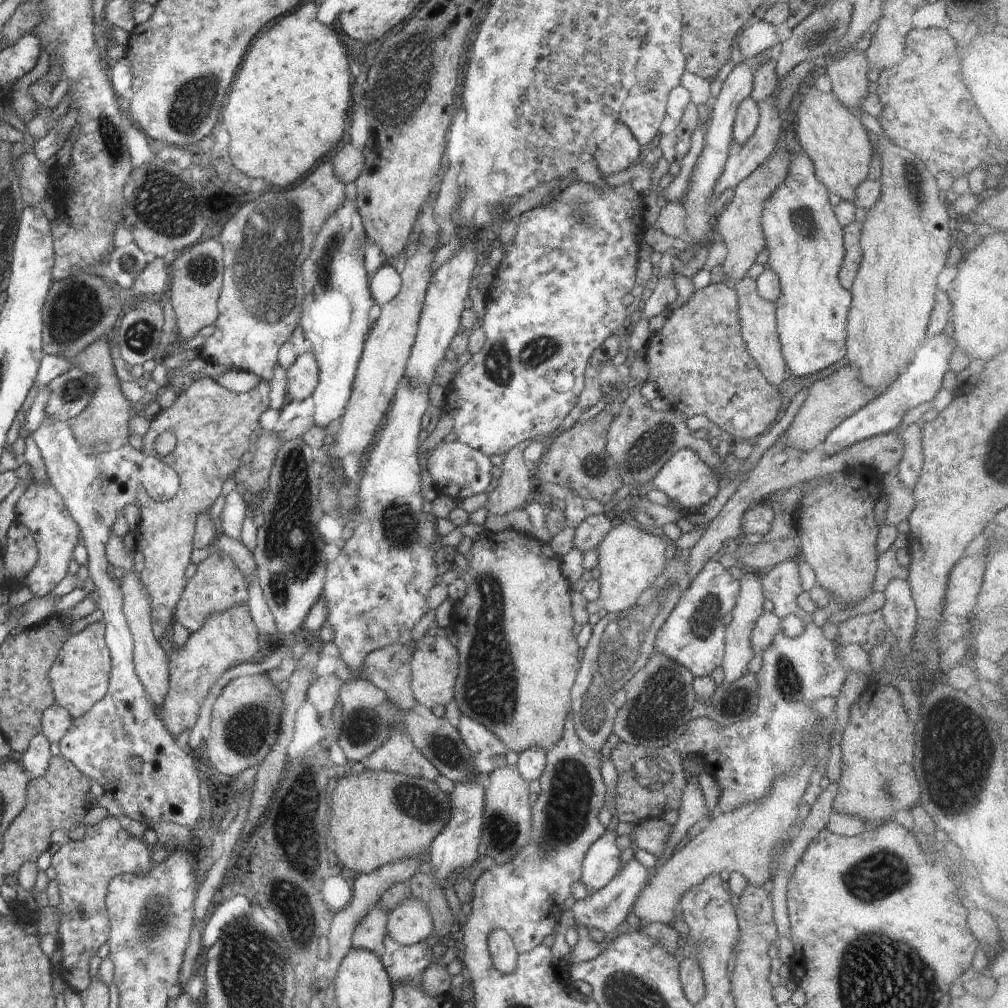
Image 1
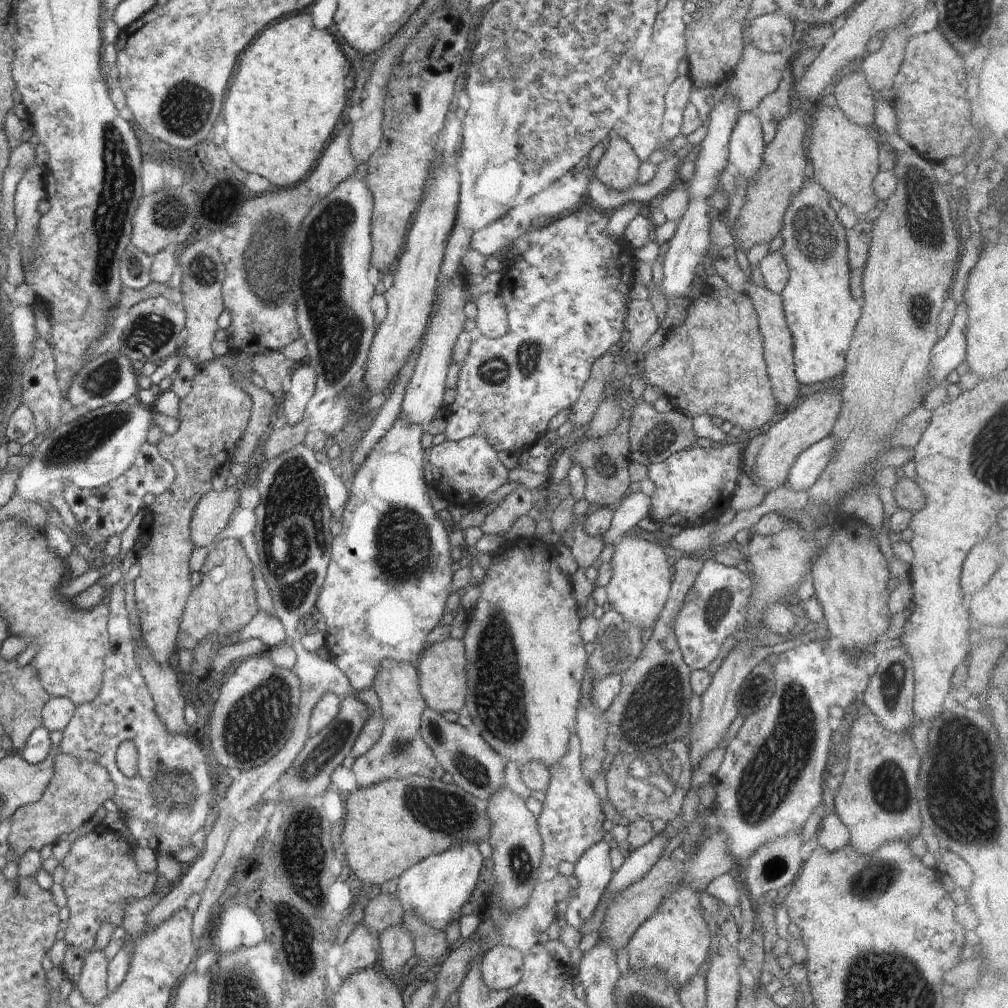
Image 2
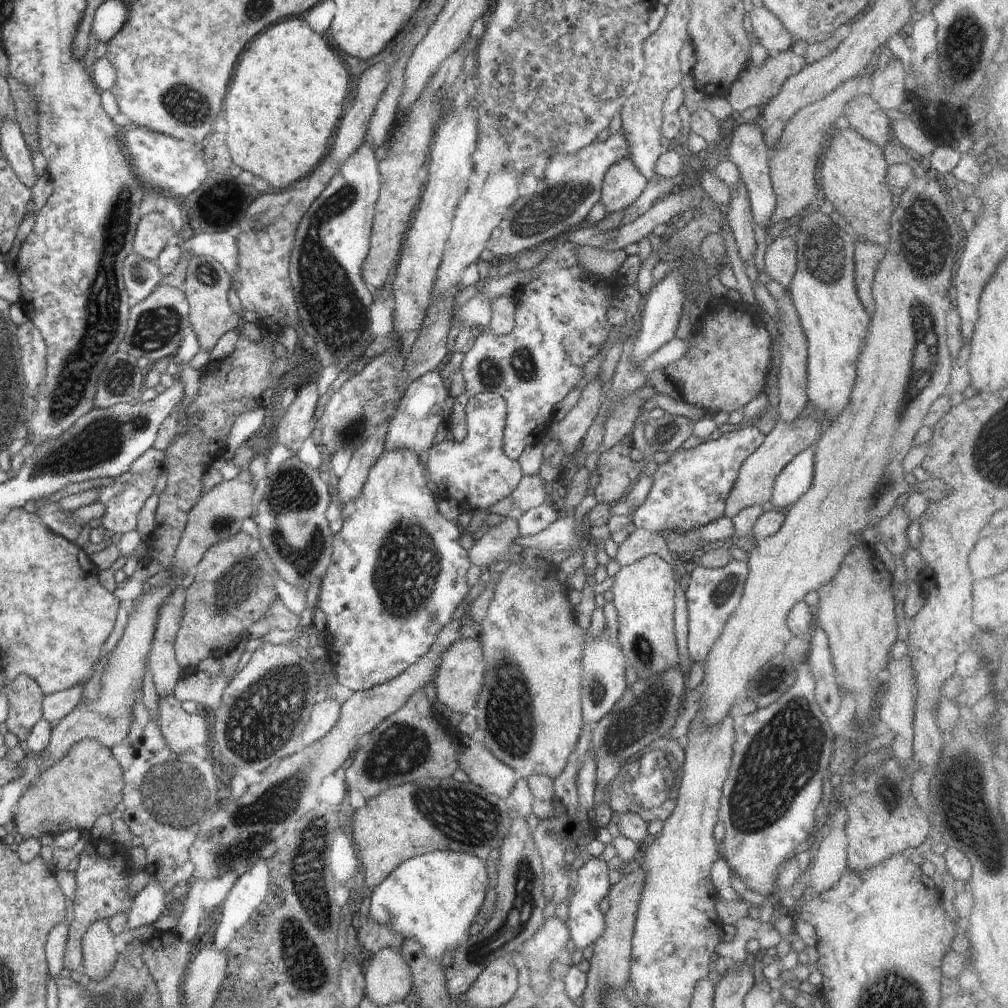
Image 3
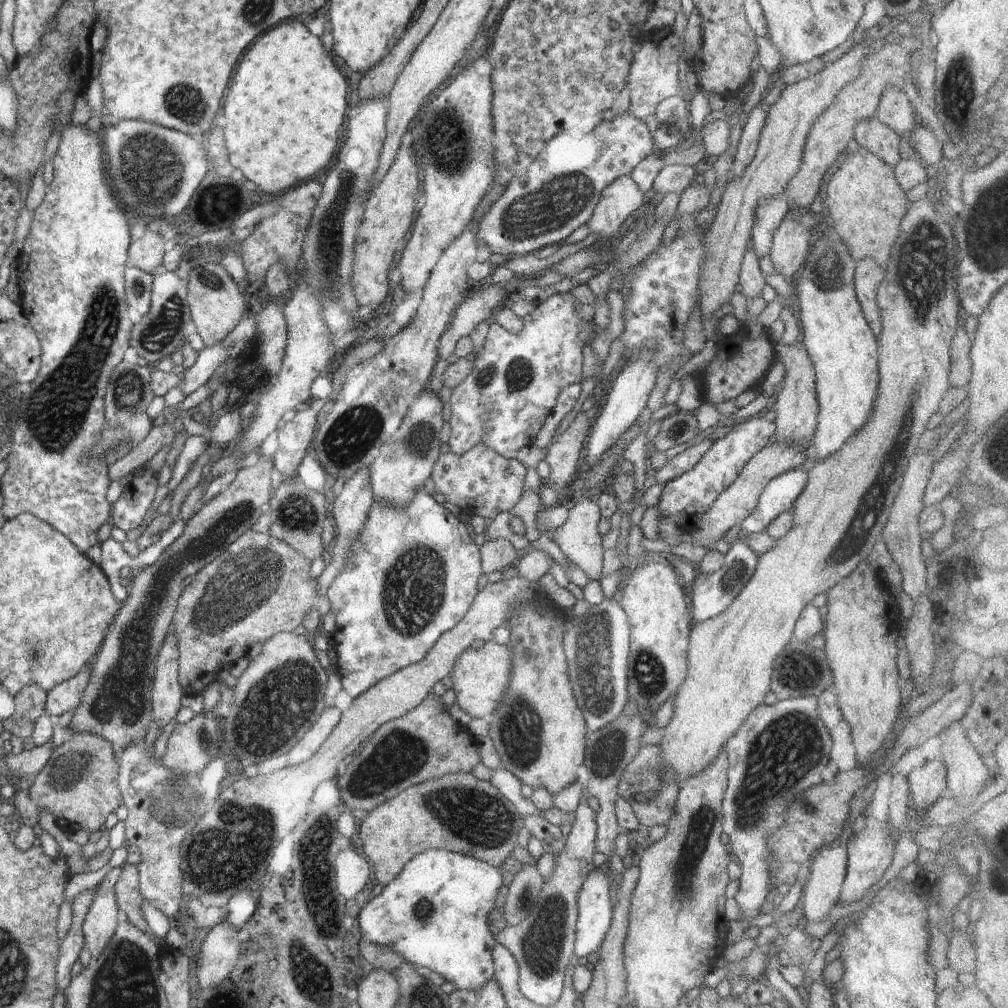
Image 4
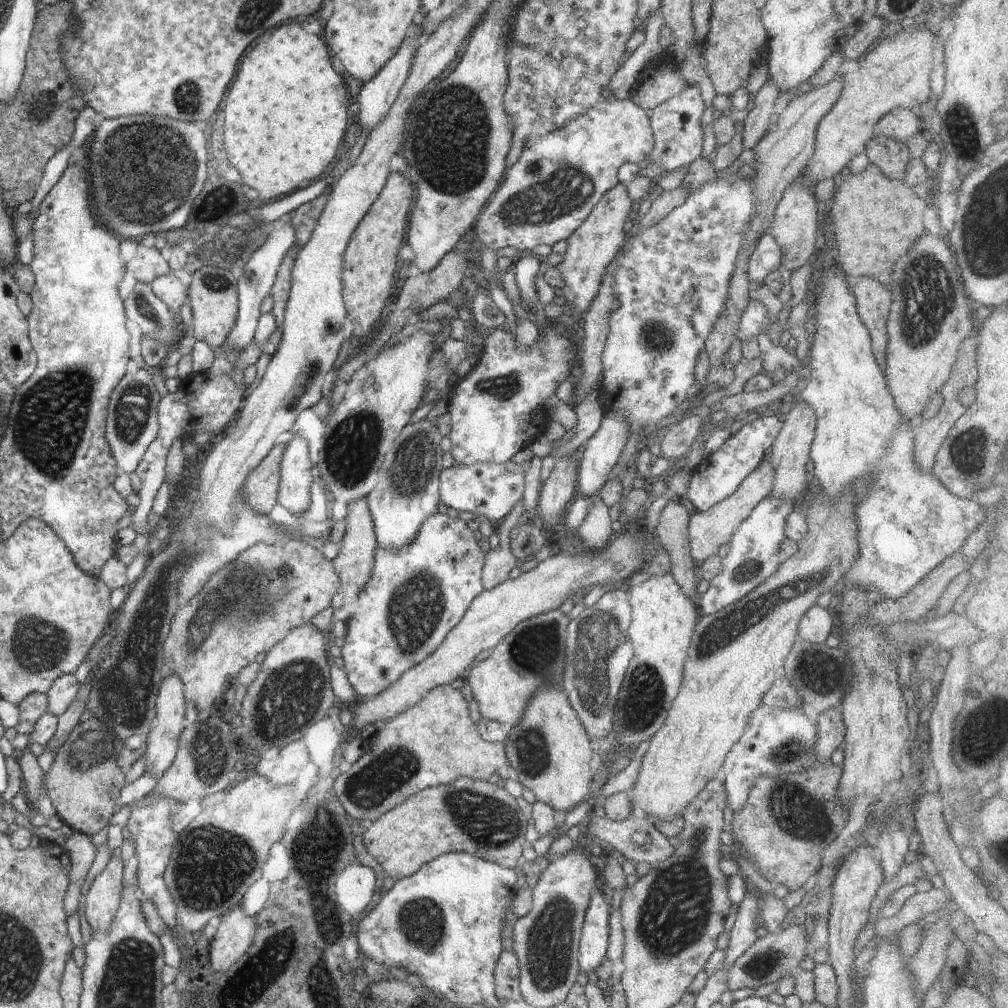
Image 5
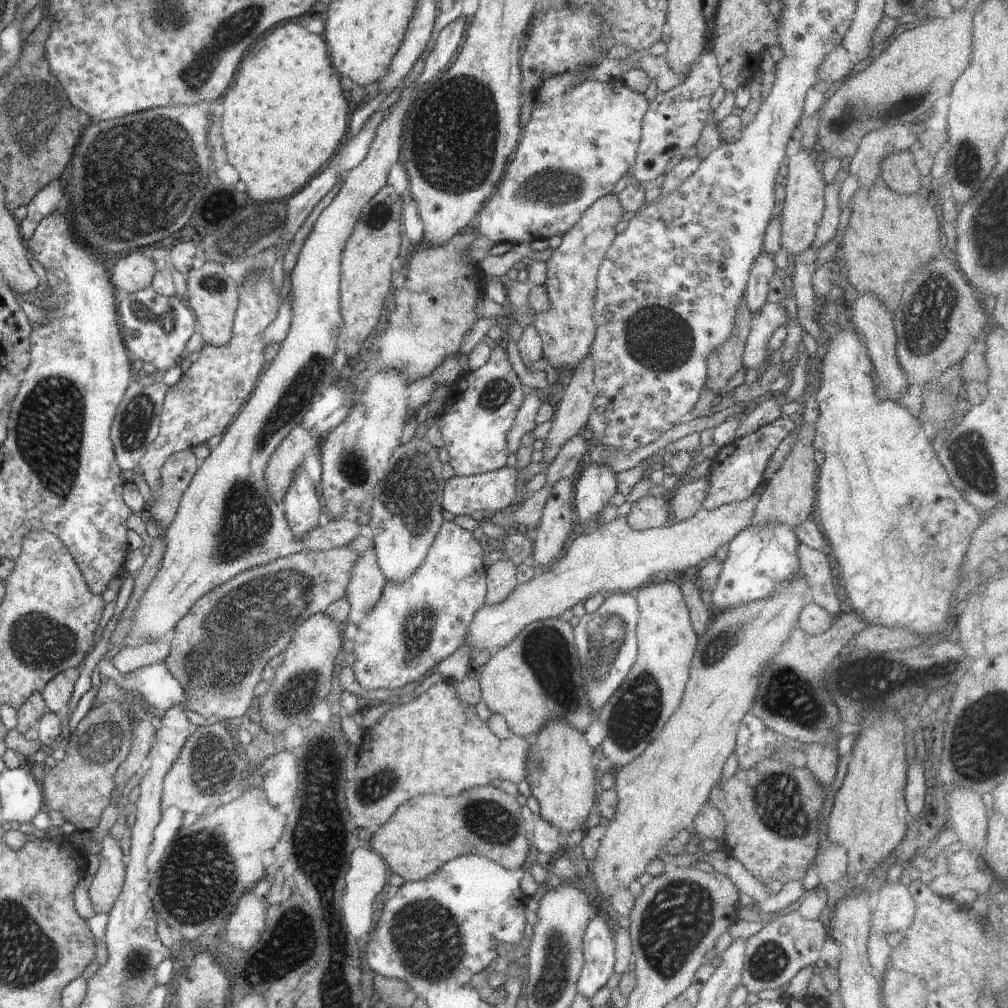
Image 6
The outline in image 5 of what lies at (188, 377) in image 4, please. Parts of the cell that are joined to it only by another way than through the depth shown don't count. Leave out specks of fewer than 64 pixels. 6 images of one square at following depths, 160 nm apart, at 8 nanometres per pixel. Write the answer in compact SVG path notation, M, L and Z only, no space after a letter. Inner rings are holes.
M286 215L274 222L272 232L269 233L263 245L251 254L248 262L242 264L242 275L237 279L237 293L239 296L238 316L234 328L226 337L224 344L219 347L234 351L243 351L254 338L258 318L260 318L260 304L266 296L271 294L275 278L284 260L285 254L291 249L295 242L295 230L290 221L290 215Z

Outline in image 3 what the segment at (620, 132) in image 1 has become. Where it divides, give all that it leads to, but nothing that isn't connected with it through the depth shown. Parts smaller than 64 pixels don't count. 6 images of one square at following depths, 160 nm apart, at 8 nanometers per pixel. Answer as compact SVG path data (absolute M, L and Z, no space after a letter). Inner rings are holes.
M623 158L612 164L604 175L600 202L606 207L607 214L614 214L628 208L644 192L647 178L636 168L630 159Z

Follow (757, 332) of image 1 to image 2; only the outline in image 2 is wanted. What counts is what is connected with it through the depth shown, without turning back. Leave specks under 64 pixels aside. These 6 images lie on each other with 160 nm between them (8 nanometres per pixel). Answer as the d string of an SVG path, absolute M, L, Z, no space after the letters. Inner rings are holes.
M748 283L746 296L751 300L758 317L758 326L763 338L764 360L766 361L767 373L771 382L771 389L778 404L786 408L794 402L798 394L799 380L796 378L793 365L793 338L786 324L783 309L782 295L769 291L766 287Z

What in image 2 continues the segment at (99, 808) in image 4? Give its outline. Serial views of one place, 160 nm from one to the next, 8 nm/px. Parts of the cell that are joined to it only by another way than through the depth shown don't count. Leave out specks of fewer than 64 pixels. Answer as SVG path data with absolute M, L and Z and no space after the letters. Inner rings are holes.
M62 753L54 755L53 775L41 800L20 807L8 819L10 830L3 835L8 848L20 858L27 850L39 852L44 846L53 845L60 834L70 834L91 819L103 802L111 799L115 790L115 784L102 765Z

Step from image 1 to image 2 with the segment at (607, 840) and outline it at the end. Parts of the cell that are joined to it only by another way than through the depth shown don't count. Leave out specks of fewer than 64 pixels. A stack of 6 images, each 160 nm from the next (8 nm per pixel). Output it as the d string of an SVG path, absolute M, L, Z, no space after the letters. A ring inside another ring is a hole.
M602 840L588 848L576 861L571 877L576 896L568 900L568 910L565 912L567 924L574 926L575 930L580 930L593 916L612 878L614 872L608 855L610 849L609 843Z

